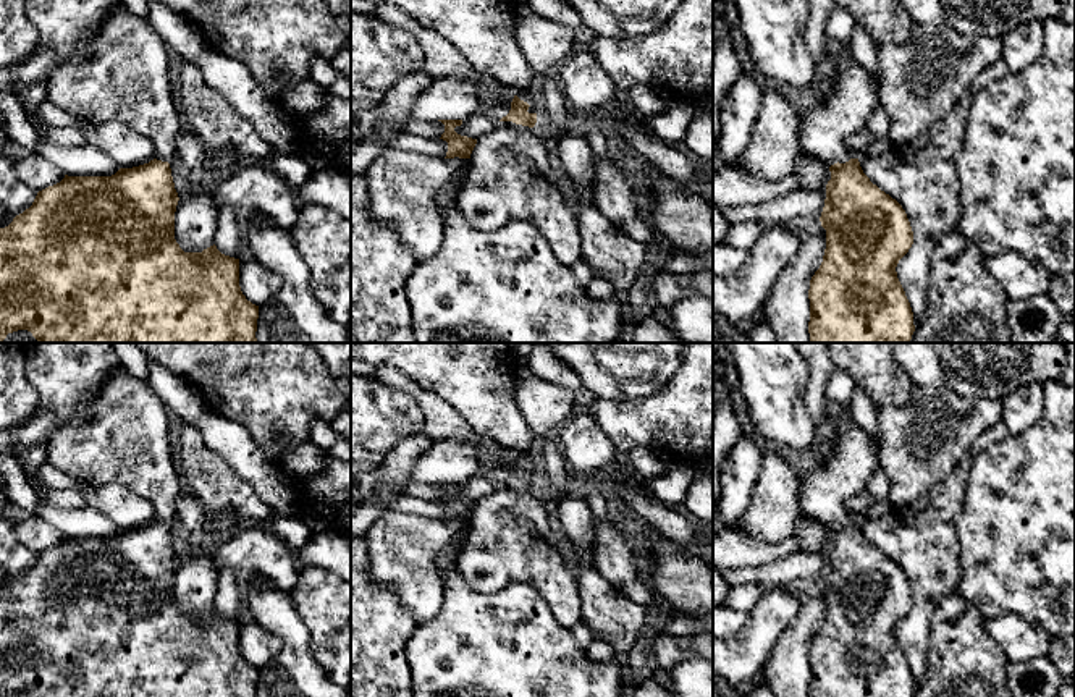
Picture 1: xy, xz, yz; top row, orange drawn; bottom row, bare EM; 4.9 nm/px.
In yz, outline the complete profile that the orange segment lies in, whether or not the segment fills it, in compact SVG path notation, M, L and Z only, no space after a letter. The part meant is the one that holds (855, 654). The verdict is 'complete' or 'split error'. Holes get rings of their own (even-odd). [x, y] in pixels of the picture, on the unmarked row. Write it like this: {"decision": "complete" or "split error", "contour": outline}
{"decision": "split error", "contour": "M831 408L829 420L836 427L833 445L818 458L818 464L799 480L799 508L805 517L820 522L831 534L824 569L820 579L826 592L826 611L820 631L810 642L810 697L913 697L913 674L897 640L896 629L913 606L913 594L902 568L881 553L863 535L858 521L847 514L845 503L862 493L879 467L878 451L868 433L854 420L850 409Z"}

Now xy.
{"decision": "split error", "contour": "M123 367L110 375L94 398L71 416L71 419L53 429L48 440L48 463L66 475L95 485L124 485L155 508L155 521L149 526L120 530L112 539L68 539L37 555L32 568L16 577L13 584L0 590L0 697L27 692L32 697L255 697L259 668L246 661L239 648L239 621L221 616L217 608L202 615L184 615L175 602L175 574L178 555L175 551L170 526L176 517L176 501L184 490L175 453L168 440L170 411L150 387L149 380L131 375Z"}

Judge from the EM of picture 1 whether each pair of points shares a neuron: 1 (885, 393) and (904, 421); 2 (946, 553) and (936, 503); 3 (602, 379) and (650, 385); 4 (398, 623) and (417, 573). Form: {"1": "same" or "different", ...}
{"1": "different", "2": "same", "3": "same", "4": "different"}

